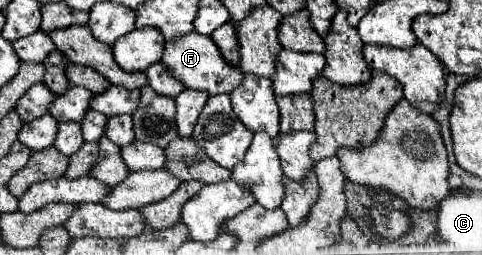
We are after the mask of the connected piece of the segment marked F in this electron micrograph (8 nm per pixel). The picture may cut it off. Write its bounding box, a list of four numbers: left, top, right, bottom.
[162,31,242,95]

